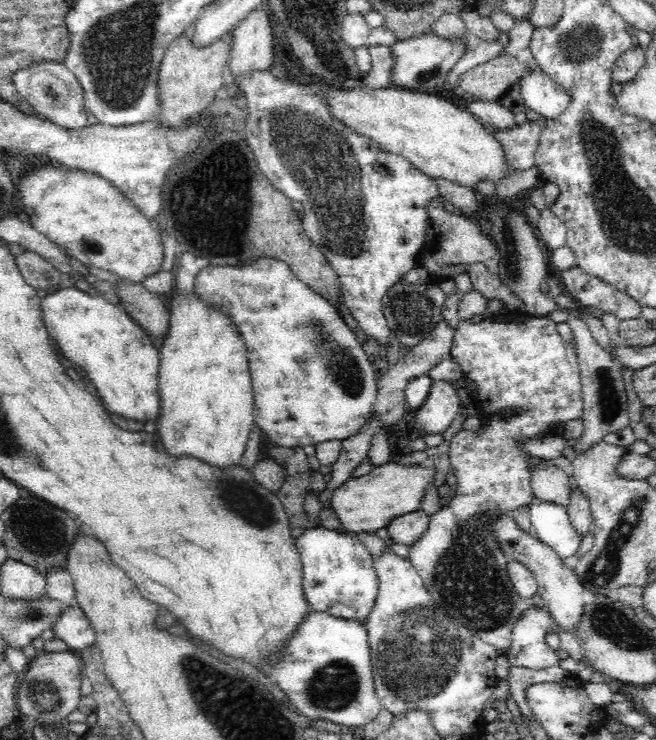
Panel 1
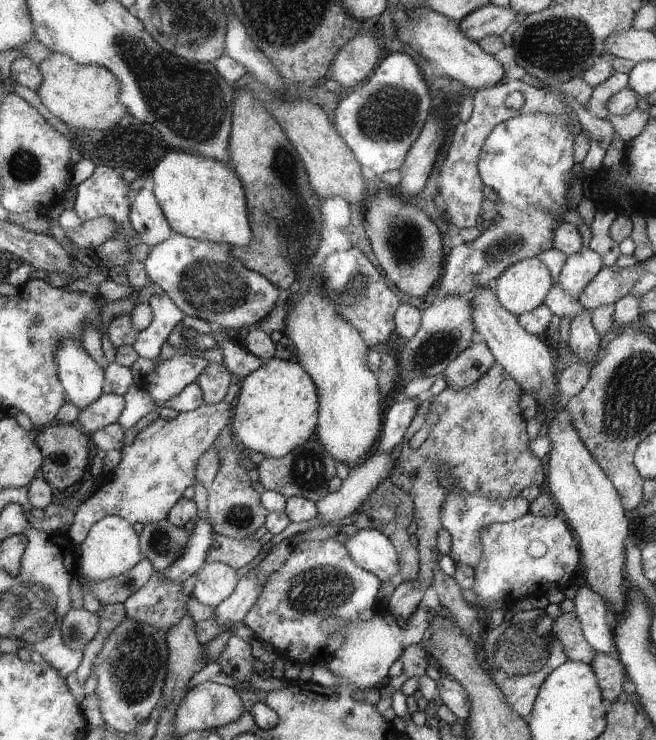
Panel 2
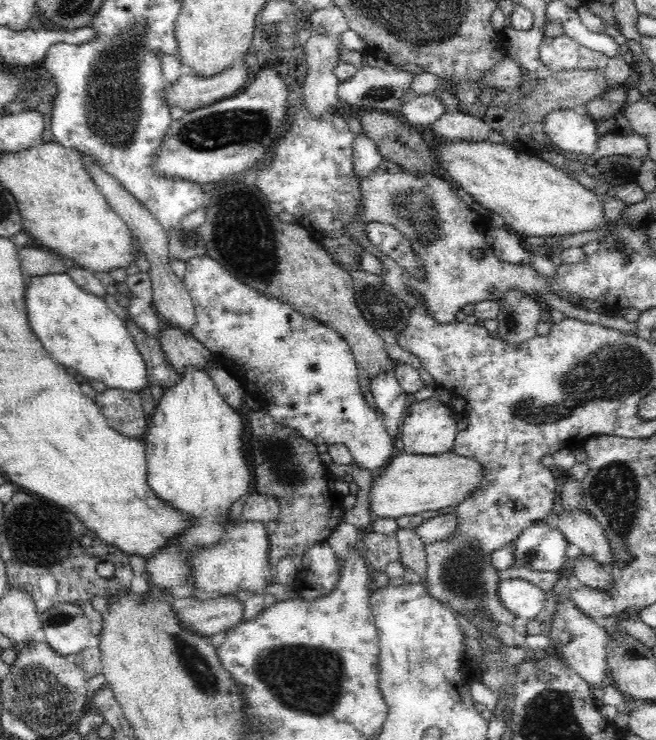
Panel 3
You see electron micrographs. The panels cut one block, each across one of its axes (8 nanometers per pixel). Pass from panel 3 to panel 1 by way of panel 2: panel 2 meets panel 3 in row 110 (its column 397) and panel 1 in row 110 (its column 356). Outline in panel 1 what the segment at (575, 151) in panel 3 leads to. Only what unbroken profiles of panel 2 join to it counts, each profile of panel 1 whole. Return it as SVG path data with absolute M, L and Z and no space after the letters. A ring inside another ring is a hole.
M542 70L528 72L520 80L520 90L526 106L538 112L542 120L558 118L570 104L570 94L554 80L550 80L550 76L546 76Z

